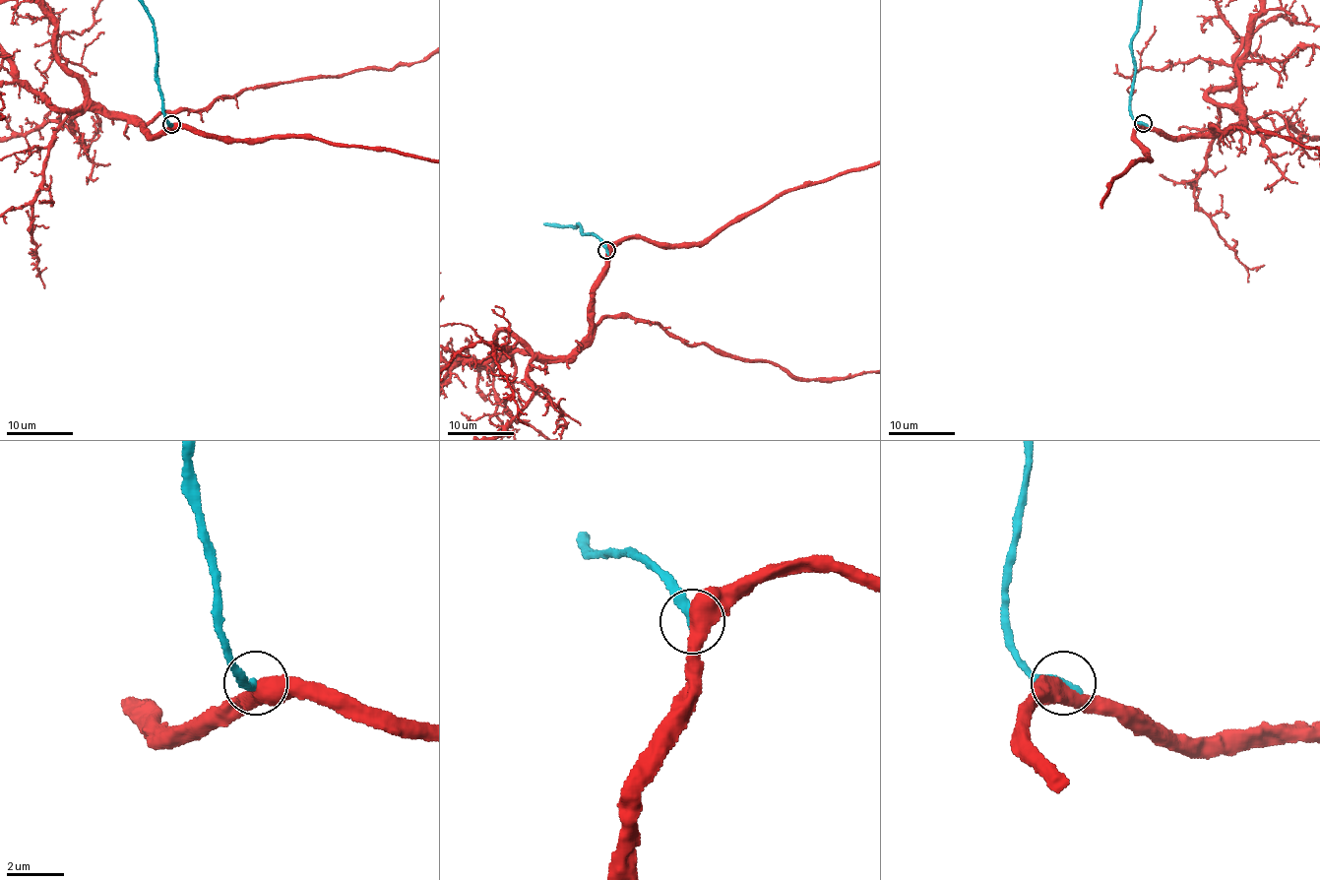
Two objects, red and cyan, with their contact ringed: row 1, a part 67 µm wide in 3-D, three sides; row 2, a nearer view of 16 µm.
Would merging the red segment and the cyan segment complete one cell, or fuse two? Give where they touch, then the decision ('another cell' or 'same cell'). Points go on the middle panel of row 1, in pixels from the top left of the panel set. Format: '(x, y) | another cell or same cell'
(606, 250) | same cell

